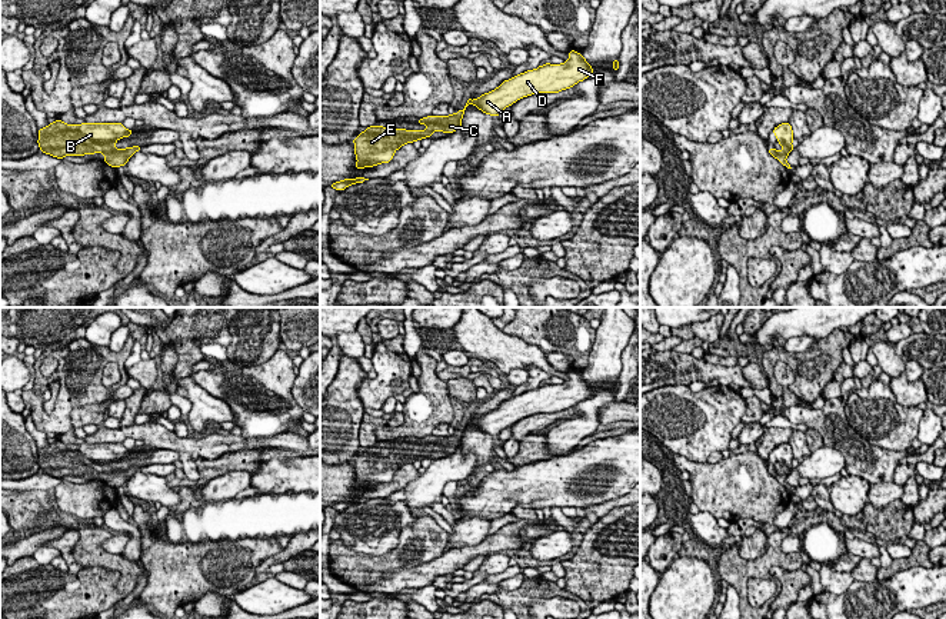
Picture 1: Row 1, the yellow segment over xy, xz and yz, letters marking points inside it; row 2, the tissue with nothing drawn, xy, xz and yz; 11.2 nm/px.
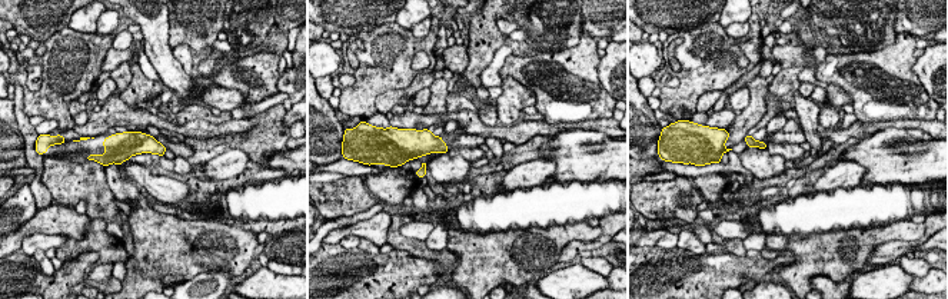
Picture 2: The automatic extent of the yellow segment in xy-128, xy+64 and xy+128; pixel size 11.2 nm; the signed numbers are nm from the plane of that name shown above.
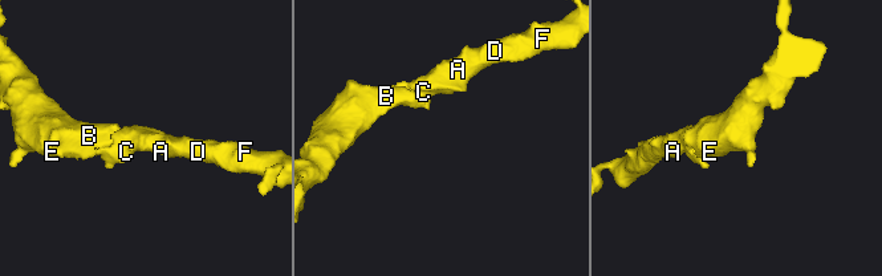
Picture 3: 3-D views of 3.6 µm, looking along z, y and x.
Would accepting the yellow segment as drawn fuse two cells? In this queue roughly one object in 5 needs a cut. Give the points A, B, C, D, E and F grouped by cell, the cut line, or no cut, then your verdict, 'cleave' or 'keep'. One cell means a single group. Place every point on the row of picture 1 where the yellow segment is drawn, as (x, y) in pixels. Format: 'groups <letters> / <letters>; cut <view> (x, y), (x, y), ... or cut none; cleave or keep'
groups A B C D E F; cut none; keep

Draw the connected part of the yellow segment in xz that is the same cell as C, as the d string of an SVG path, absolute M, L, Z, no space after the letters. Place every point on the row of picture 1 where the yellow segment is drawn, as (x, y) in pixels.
M569 51L569 60L562 64L539 66L504 80L497 89L466 101L463 110L456 110L450 116L427 116L419 119L419 124L426 124L426 130L404 130L396 127L370 126L354 137L356 169L373 167L392 162L394 152L403 144L430 137L433 132L453 133L462 127L462 117L472 103L479 110L490 116L499 116L502 110L517 100L534 93L559 93L573 87L576 83L593 74L592 66L583 54Z

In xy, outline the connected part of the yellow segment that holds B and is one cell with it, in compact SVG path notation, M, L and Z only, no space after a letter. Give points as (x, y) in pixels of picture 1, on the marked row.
M60 119L39 129L40 152L63 160L64 156L83 156L103 153L104 162L111 167L124 166L141 147L116 149L116 142L130 137L123 123L81 123L66 124Z

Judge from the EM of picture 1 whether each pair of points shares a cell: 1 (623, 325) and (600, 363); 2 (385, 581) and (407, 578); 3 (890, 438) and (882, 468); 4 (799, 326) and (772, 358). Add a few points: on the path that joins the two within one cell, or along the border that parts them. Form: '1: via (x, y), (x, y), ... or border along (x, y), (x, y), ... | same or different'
1: via (613, 335), (606, 353) | same
2: via (390, 581), (402, 578) | same
3: border along (858, 433), (882, 448), (910, 448) | different
4: border along (780, 345), (763, 349) | different

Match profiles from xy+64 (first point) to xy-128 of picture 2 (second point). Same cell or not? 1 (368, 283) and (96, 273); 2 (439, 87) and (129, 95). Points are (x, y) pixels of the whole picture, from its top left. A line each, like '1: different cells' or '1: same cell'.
1: different cells
2: different cells

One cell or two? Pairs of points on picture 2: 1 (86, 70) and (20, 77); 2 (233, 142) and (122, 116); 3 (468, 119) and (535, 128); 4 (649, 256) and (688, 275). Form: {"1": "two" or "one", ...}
{"1": "one", "2": "two", "3": "one", "4": "one"}

